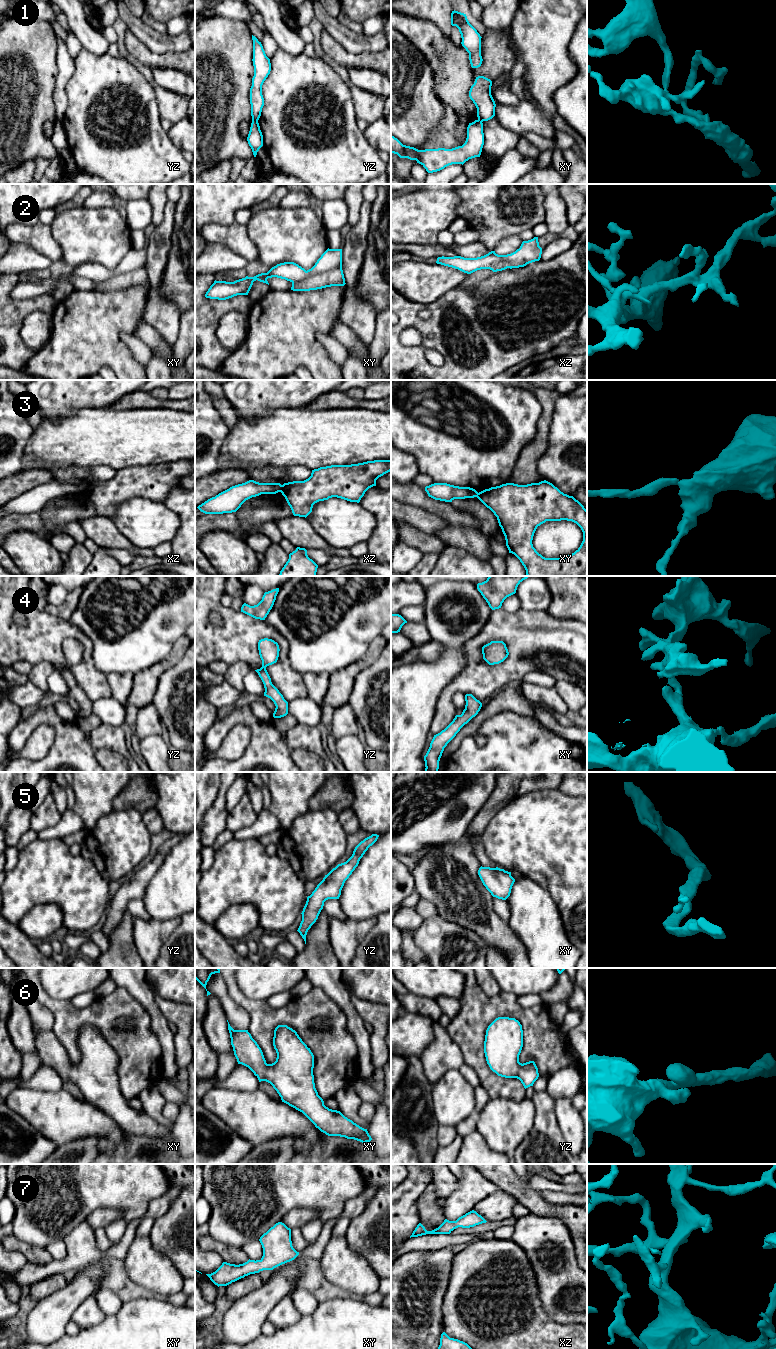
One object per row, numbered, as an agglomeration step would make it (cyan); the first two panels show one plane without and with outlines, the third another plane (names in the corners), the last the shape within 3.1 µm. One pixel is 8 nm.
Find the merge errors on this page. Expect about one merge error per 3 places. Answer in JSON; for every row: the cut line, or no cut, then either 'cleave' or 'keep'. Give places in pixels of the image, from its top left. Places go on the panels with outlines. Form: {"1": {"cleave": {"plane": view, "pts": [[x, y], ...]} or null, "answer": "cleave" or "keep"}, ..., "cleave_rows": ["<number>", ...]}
{"1": {"cleave": {"plane": "yz", "pts": [[252, 120], [257, 121]]}, "answer": "cleave"}, "2": {"cleave": null, "answer": "keep"}, "3": {"cleave": {"plane": "xz", "pts": [[282, 485], [279, 491]]}, "answer": "cleave"}, "4": {"cleave": null, "answer": "keep"}, "5": {"cleave": null, "answer": "keep"}, "6": {"cleave": null, "answer": "keep"}, "7": {"cleave": null, "answer": "keep"}, "cleave_rows": ["1", "3"]}

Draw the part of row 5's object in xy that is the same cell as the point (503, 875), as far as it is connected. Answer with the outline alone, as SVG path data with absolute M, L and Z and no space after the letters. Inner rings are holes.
M480 867L478 875L493 897L506 900L511 893L515 879L511 876L511 872L504 869Z

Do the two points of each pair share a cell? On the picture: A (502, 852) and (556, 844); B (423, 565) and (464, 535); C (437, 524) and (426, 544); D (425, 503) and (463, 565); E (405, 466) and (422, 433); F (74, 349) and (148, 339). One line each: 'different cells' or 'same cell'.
A: same cell
B: different cells
C: same cell
D: different cells
E: different cells
F: different cells

